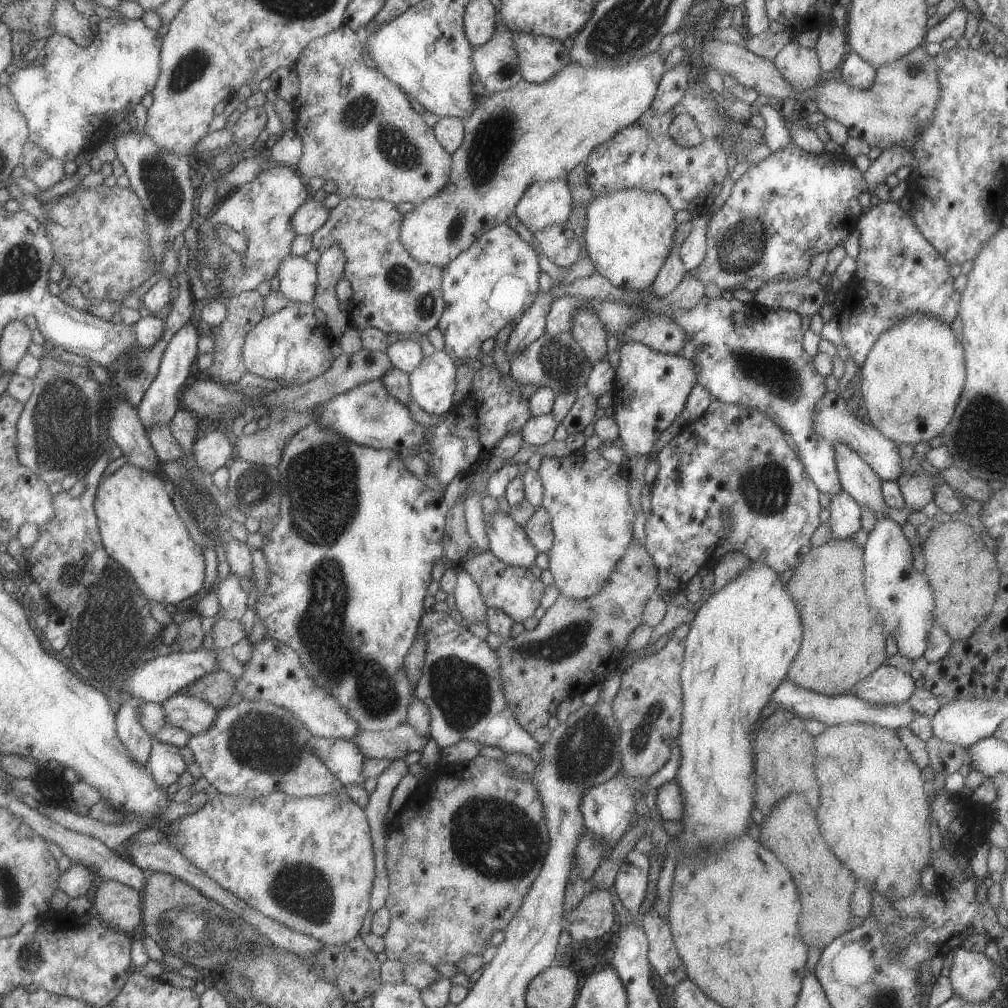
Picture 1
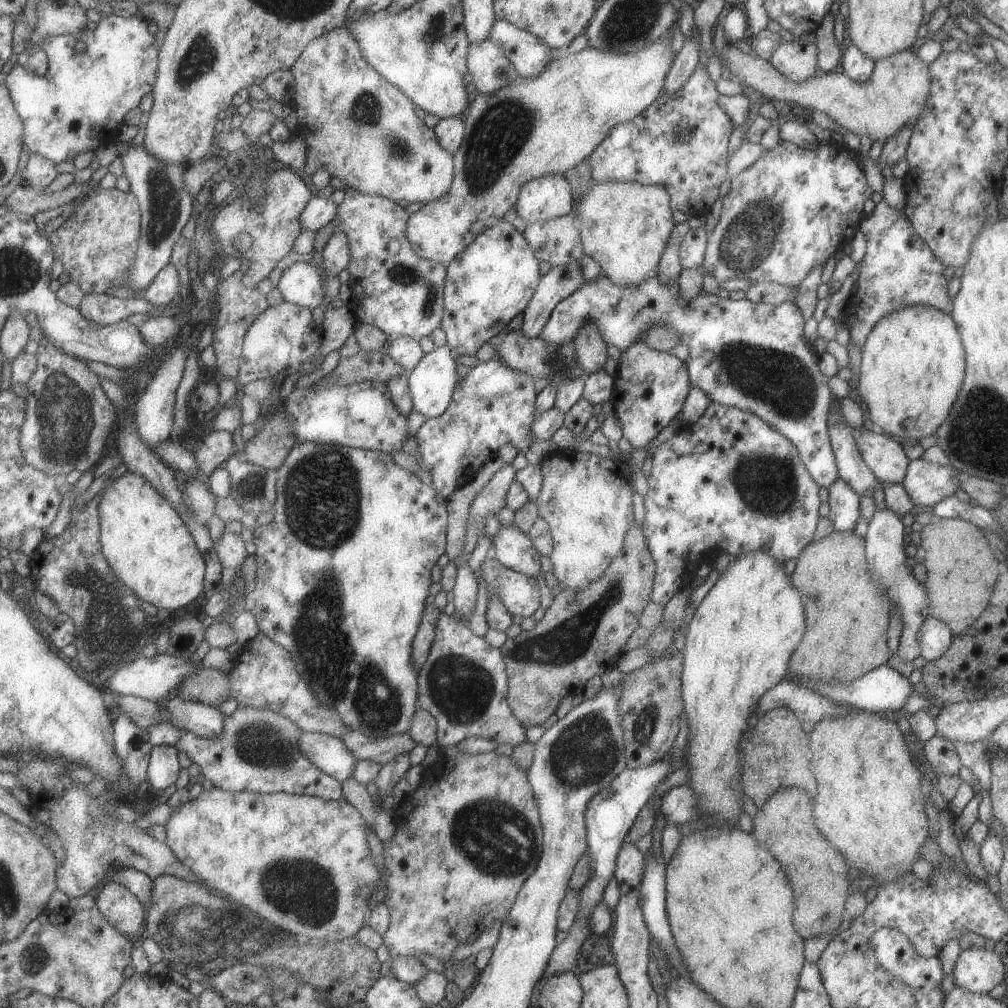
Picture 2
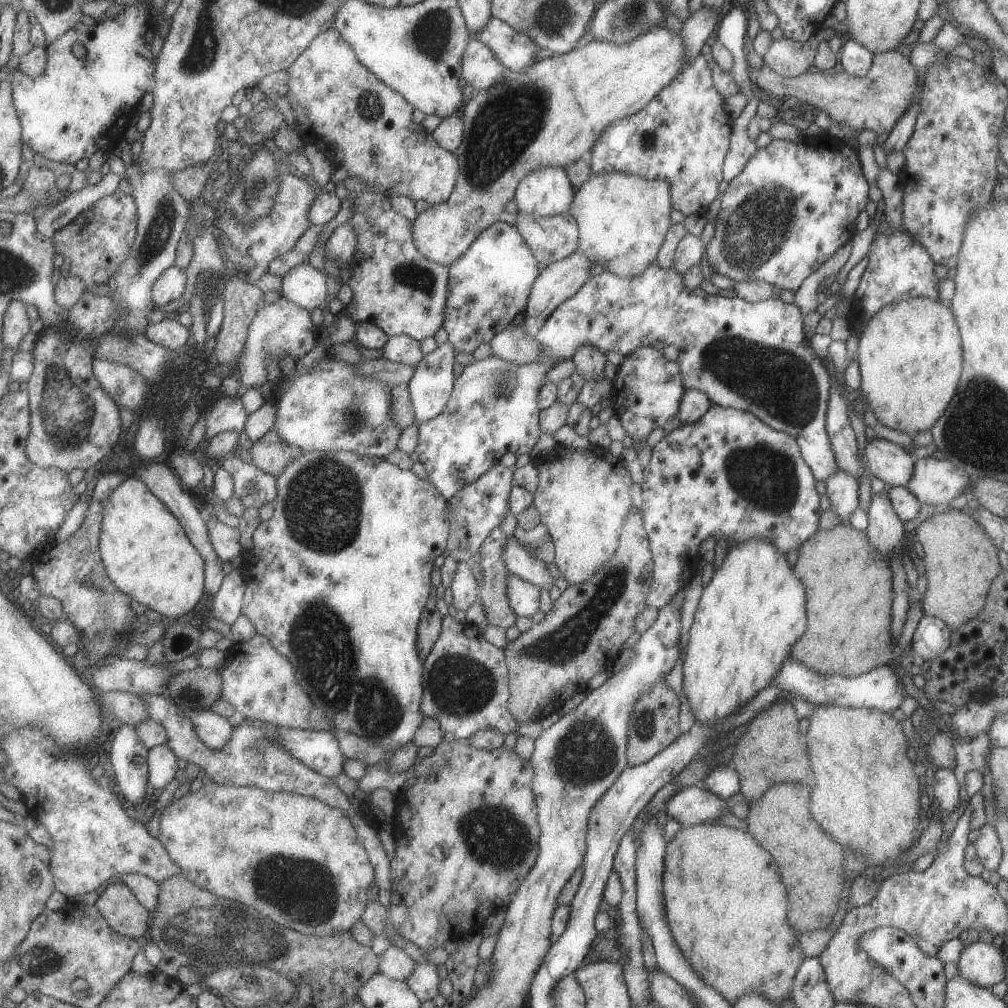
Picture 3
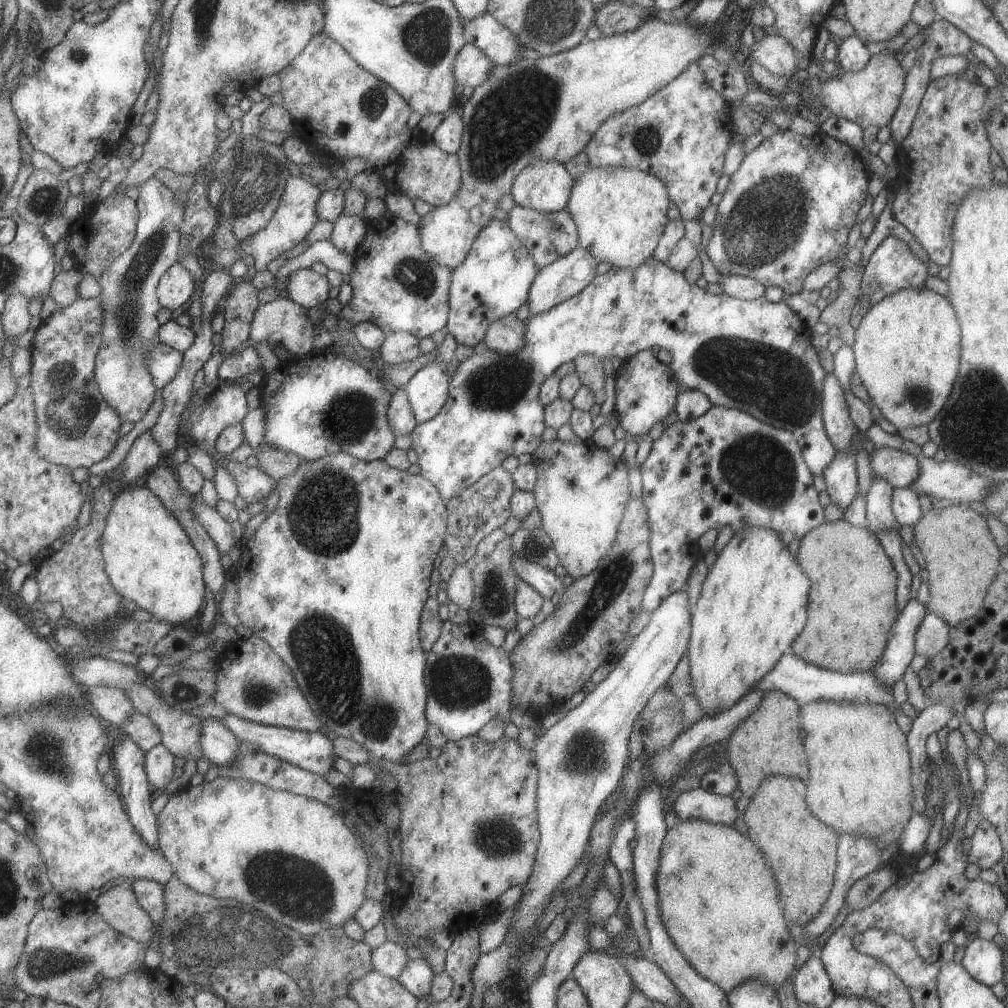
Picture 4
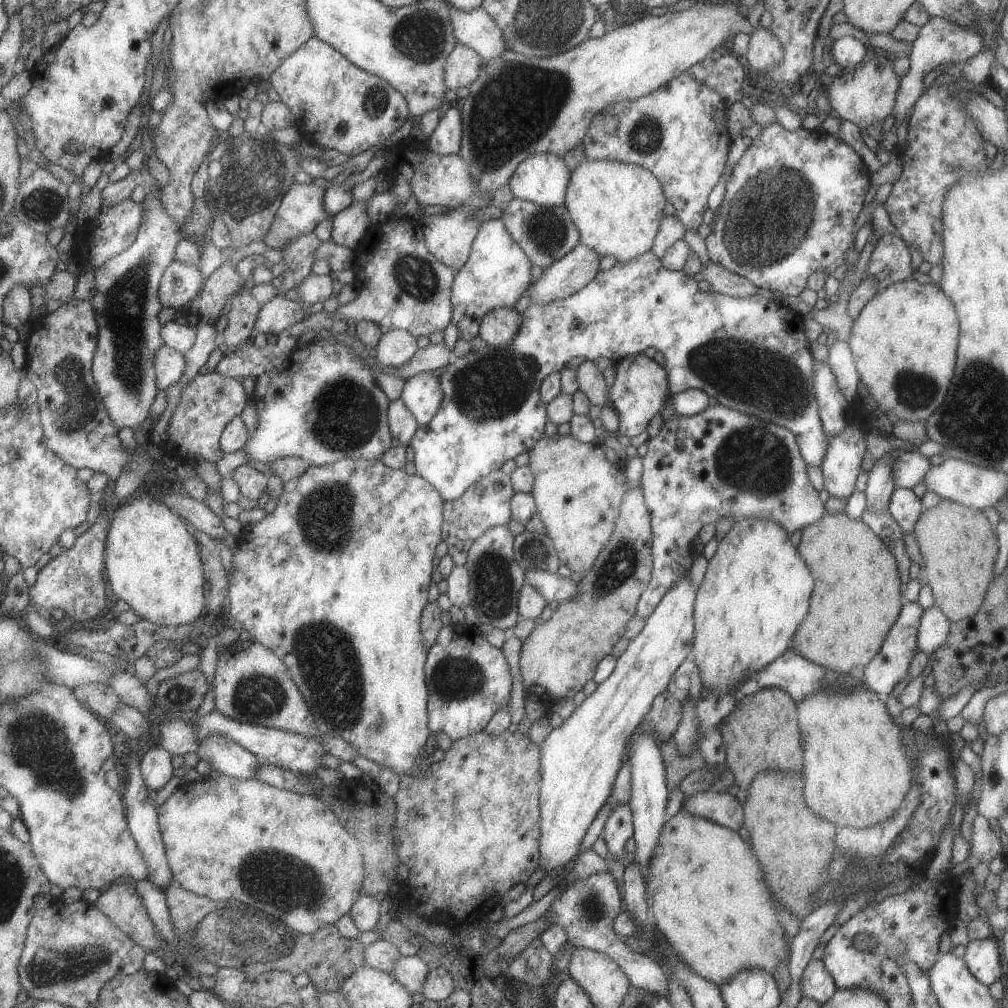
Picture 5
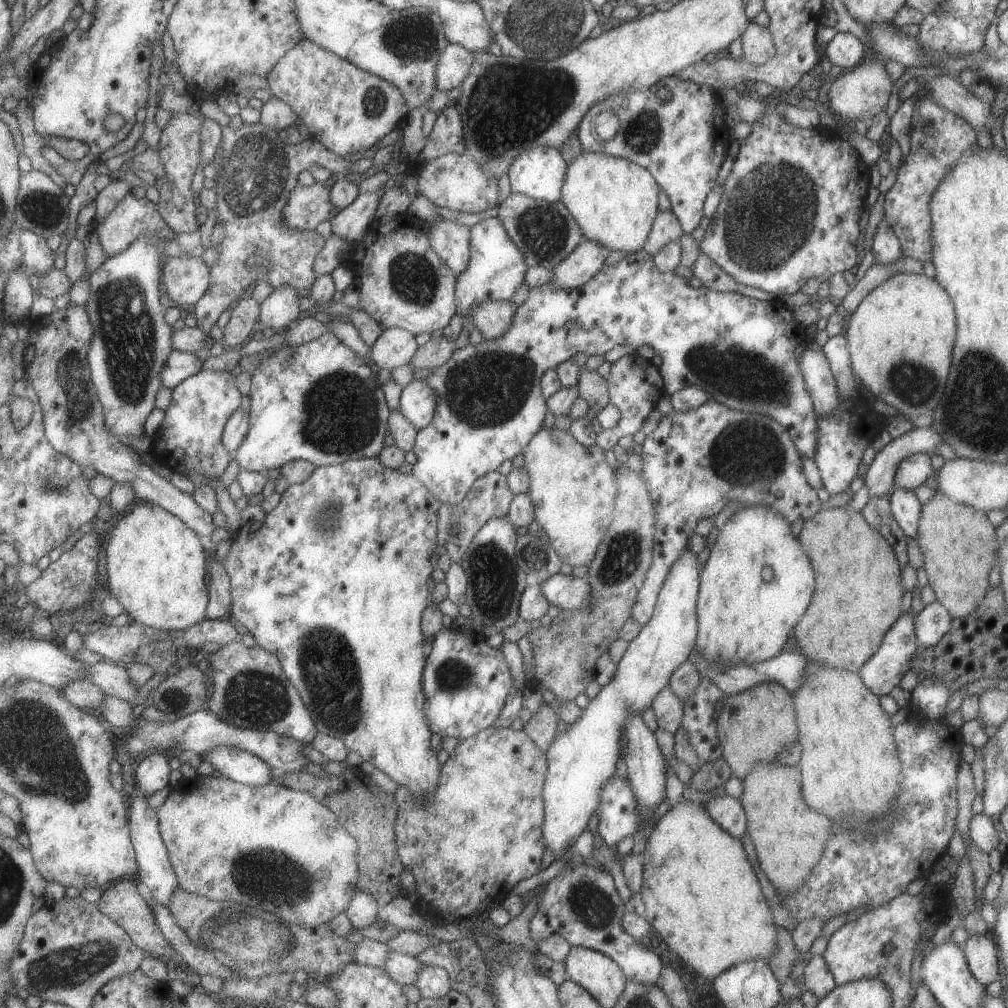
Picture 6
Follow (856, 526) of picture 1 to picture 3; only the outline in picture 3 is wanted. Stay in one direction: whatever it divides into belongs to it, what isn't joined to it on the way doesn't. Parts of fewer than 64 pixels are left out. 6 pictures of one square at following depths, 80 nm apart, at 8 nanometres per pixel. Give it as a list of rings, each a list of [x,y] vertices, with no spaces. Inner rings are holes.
[[[835,471],[826,481],[826,496],[830,500],[830,509],[842,525],[849,523],[849,516],[858,507],[858,482],[843,471]]]

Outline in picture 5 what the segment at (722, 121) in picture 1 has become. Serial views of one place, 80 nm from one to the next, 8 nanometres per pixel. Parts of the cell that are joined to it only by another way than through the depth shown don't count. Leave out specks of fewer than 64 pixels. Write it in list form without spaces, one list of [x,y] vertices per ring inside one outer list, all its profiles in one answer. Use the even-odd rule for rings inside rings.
[[[685,71],[645,96],[610,105],[597,113],[591,119],[587,135],[582,138],[581,143],[586,158],[590,161],[603,159],[646,168],[659,181],[666,199],[674,206],[674,216],[686,229],[696,229],[702,223],[709,192],[724,173],[732,139],[726,127],[726,110],[726,104],[714,90],[699,82],[689,71]],[[606,114],[615,119],[615,130],[610,134],[603,129]]]

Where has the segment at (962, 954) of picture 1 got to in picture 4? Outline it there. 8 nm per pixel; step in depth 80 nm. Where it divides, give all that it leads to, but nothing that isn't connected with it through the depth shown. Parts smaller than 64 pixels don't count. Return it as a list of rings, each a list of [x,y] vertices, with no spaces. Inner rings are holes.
[[[976,938],[967,941],[964,957],[960,963],[973,980],[990,987],[1002,980],[1003,961],[1003,951],[997,945],[994,945],[991,940]]]

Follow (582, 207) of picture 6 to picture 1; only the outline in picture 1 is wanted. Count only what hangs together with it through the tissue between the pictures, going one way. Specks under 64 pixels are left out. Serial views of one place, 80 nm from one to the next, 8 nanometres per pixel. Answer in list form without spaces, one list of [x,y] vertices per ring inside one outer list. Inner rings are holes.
[[[619,188],[595,194],[585,206],[583,244],[596,273],[610,284],[631,291],[643,291],[654,282],[673,247],[676,221],[667,198],[641,188]]]

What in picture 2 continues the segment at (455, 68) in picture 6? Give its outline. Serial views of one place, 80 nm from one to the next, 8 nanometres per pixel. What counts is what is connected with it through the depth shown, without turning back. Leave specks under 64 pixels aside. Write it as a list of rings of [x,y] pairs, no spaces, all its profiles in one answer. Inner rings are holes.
[[[489,39],[469,44],[466,61],[472,84],[485,95],[506,87],[519,75],[503,49]]]

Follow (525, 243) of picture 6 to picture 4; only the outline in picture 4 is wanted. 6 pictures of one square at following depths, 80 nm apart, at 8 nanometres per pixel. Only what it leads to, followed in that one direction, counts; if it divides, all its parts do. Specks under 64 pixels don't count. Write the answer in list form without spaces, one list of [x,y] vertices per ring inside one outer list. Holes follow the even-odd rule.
[[[515,205],[509,211],[506,223],[519,242],[529,251],[534,263],[540,267],[565,256],[578,246],[578,232],[567,210],[542,213]]]

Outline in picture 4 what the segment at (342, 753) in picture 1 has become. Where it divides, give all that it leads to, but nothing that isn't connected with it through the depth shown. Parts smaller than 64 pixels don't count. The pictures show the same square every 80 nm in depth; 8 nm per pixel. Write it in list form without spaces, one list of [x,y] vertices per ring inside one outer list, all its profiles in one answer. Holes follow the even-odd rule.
[[[229,713],[221,719],[241,741],[249,741],[257,745],[269,754],[278,756],[283,760],[292,762],[301,768],[310,770],[316,775],[325,776],[334,768],[333,759],[336,756],[332,747],[331,736],[322,730],[315,732],[303,732],[277,725],[264,725],[256,723],[240,716]]]

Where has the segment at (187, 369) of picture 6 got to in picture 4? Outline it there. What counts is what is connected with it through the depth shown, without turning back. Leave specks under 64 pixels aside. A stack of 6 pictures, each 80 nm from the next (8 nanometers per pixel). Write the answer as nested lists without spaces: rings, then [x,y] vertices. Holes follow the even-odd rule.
[[[157,343],[150,350],[147,364],[159,390],[163,390],[178,375],[183,359],[184,352],[165,343]]]

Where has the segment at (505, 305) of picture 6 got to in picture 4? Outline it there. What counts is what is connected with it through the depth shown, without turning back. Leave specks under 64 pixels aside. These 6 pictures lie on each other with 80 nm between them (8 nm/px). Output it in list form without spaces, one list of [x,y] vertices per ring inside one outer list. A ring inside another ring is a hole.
[[[515,312],[502,316],[500,319],[493,321],[484,334],[484,342],[487,349],[496,353],[514,355],[524,345],[525,322],[519,321],[515,317]]]

